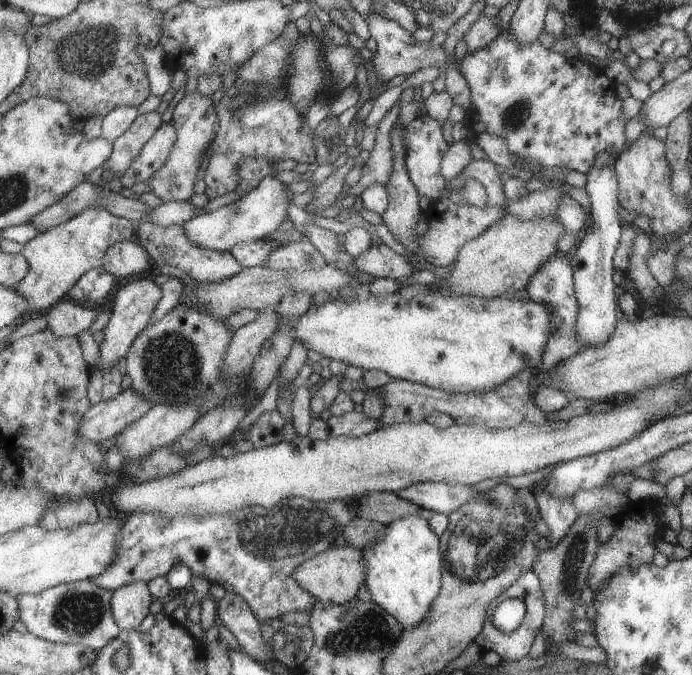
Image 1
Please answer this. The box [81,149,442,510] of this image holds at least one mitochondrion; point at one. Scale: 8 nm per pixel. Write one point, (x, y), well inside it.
(171, 363)

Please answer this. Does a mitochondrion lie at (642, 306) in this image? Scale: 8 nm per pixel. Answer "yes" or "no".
no

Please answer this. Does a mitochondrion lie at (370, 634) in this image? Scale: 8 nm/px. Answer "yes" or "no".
yes

